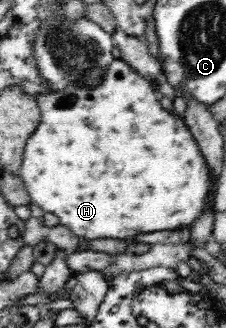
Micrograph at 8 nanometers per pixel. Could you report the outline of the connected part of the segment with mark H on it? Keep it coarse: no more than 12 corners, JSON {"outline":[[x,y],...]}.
{"outline":[[123,59],[36,94],[18,175],[81,239],[188,227],[210,175]]}

